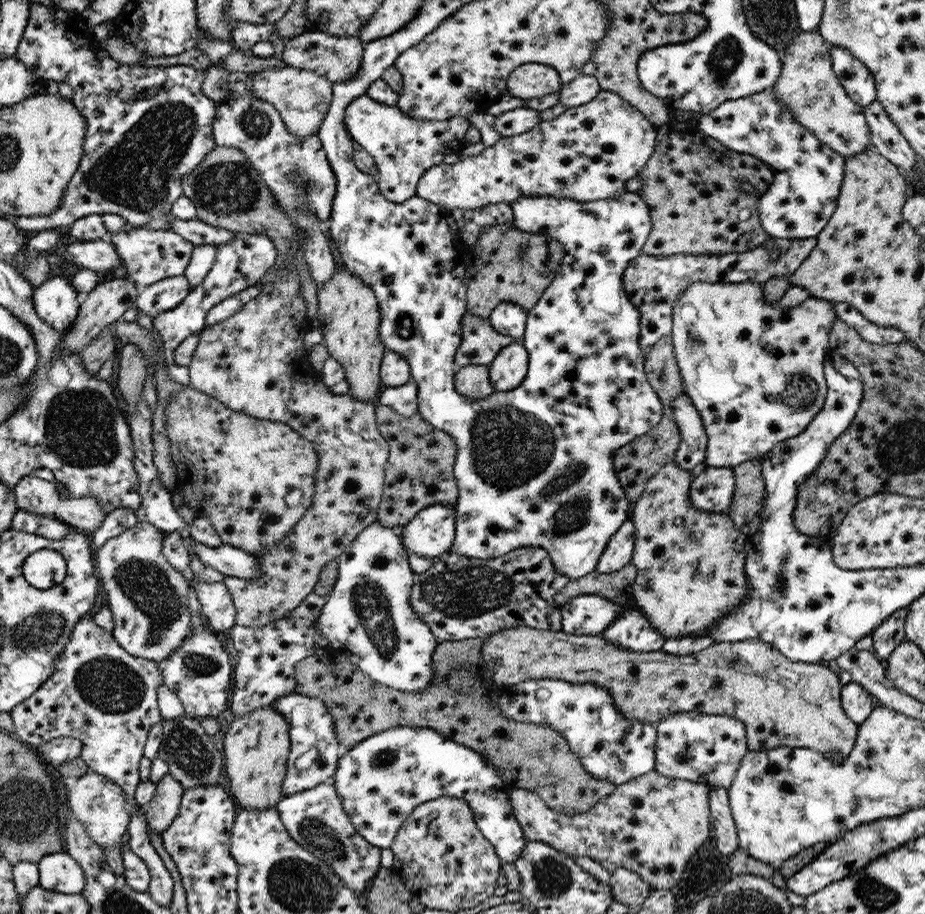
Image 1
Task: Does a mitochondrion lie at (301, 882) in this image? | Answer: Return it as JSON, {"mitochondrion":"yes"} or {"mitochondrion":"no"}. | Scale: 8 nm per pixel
{"mitochondrion":"yes"}

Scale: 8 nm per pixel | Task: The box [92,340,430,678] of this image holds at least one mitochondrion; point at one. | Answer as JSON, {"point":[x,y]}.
{"point":[149,589]}

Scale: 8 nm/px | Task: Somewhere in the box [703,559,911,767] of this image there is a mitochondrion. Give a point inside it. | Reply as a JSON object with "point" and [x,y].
{"point":[778,582]}

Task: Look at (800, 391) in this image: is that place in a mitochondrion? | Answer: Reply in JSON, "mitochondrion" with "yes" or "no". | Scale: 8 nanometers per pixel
{"mitochondrion":"yes"}

